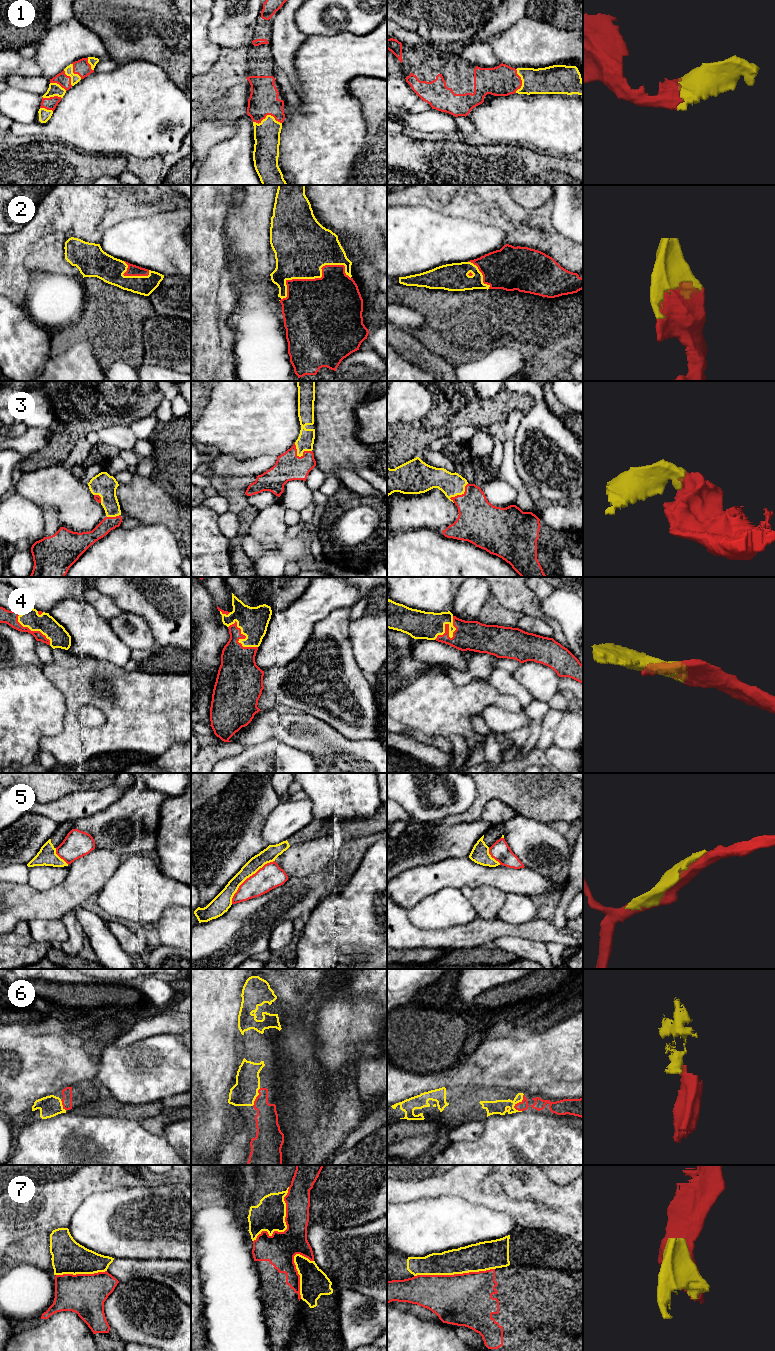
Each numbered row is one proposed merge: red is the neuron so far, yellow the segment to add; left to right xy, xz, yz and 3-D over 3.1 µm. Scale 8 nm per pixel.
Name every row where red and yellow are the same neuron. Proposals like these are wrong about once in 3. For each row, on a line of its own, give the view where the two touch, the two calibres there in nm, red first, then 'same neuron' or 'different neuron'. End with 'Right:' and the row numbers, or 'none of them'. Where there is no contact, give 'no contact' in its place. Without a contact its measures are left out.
1: contact in xz; calibres 240 and 200 nm; same neuron
2: contact in xz; calibres 500 and 420 nm; same neuron
3: contact in xz; calibres 220 and 140 nm; same neuron
4: contact in yz; calibres 240 and 220 nm; same neuron
5: contact in xz; calibres 200 and 120 nm; different neuron
6: contact in yz; calibres 80 and 110 nm; same neuron
7: contact in xz; calibres 260 and 260 nm; different neuron
Right: 1, 2, 3, 4, 6

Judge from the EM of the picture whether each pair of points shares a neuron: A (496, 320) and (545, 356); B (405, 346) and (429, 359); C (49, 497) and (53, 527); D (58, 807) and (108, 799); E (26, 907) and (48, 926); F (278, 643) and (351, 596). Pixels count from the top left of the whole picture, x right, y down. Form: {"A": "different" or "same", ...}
{"A": "same", "B": "same", "C": "different", "D": "same", "E": "different", "F": "same"}

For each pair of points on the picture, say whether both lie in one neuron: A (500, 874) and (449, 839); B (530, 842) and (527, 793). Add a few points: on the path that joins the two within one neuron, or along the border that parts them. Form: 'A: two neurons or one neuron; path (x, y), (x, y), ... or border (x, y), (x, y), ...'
A: two neurons; border (468, 856), (445, 860)
B: two neurons; border (517, 814), (549, 824)

